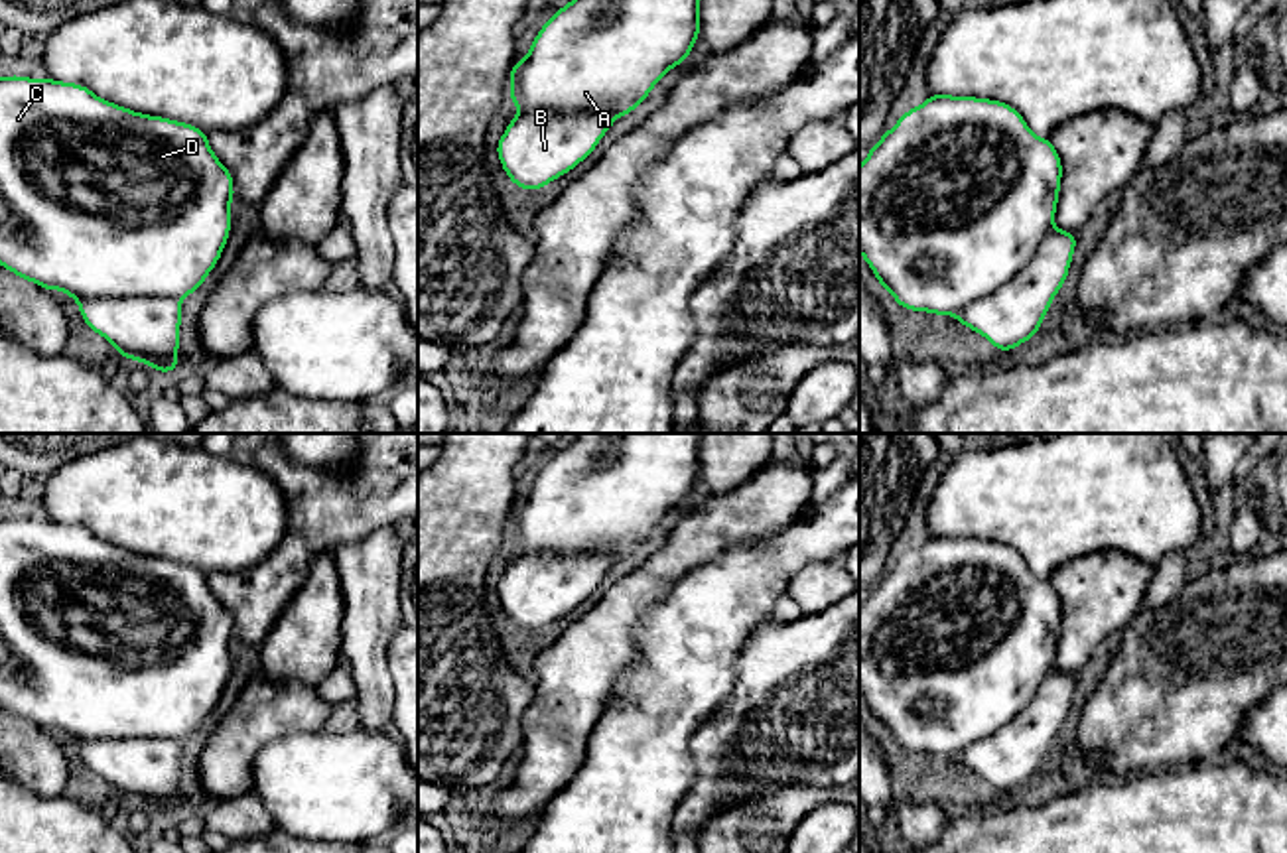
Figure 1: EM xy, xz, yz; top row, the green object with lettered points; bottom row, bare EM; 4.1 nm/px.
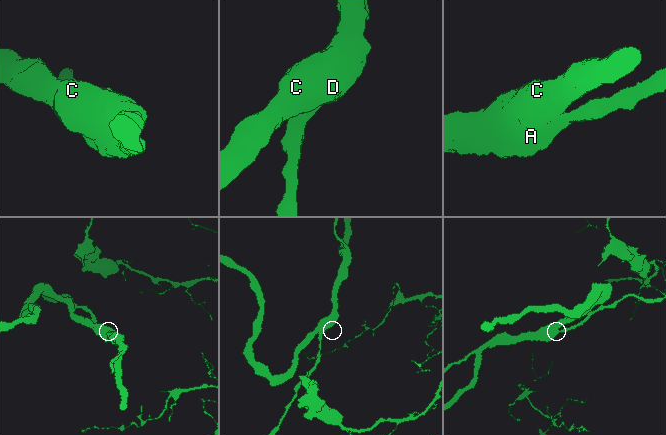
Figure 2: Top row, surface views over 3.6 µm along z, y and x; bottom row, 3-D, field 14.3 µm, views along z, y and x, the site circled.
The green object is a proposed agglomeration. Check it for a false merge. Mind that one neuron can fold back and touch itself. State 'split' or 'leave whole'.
leave whole

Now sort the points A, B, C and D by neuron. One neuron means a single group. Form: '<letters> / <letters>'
A B C D

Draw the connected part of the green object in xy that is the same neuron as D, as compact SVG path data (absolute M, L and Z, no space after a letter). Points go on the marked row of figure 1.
M0 77L0 266L47 292L71 295L83 321L120 357L158 372L179 368L179 301L195 294L219 262L233 199L233 173L201 128L134 112L79 83Z

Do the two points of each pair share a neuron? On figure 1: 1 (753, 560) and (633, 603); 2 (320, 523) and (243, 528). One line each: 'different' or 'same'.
1: different
2: different

